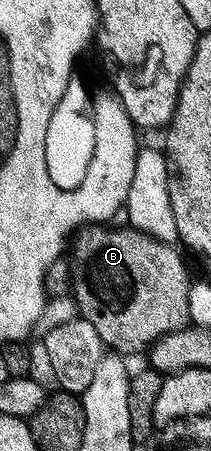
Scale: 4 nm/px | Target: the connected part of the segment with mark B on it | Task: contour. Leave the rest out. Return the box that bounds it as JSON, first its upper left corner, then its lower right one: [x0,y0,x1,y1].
[71,224,191,355]

